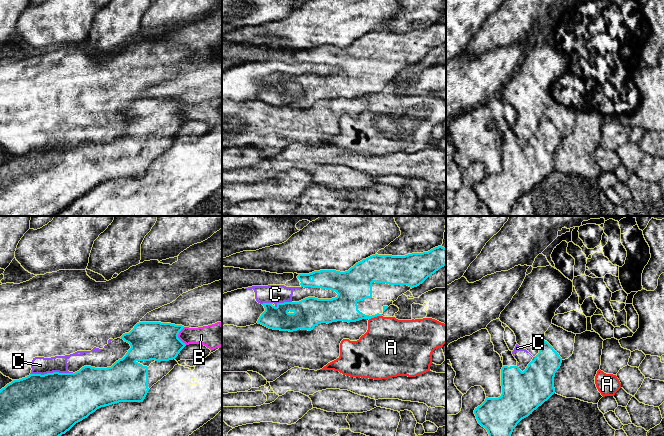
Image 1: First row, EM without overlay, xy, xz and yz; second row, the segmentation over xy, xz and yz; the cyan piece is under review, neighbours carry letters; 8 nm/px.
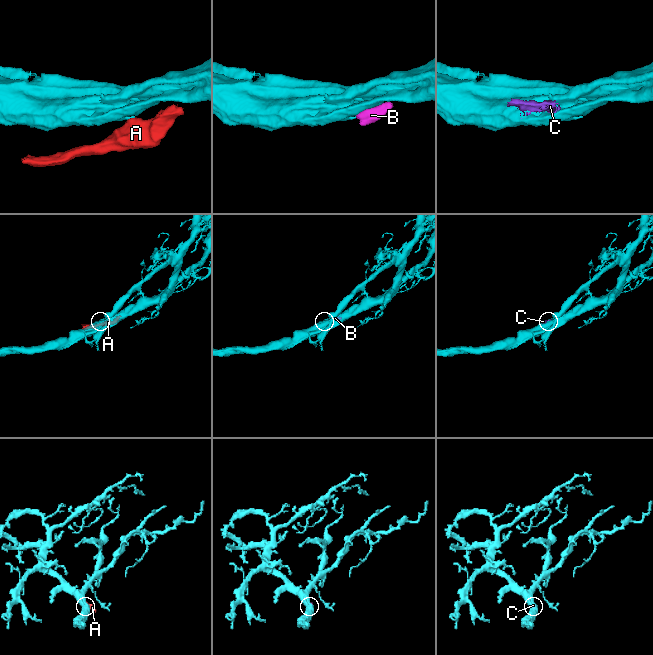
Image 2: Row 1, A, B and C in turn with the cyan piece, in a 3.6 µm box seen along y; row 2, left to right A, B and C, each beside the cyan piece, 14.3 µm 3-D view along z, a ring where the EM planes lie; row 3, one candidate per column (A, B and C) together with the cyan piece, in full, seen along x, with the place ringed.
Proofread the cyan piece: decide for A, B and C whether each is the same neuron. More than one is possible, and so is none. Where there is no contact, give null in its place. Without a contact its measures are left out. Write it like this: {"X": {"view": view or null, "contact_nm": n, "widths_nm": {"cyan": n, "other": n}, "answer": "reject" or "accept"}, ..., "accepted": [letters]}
{"A": {"view": "xz", "contact_nm": 110, "widths_nm": {"cyan": 200, "other": 420}, "answer": "reject"}, "B": {"view": "xy", "contact_nm": 150, "widths_nm": {"cyan": 300, "other": 160}, "answer": "reject"}, "C": {"view": "xy", "contact_nm": 340, "widths_nm": {"cyan": 500, "other": 140}, "answer": "reject"}, "accepted": []}

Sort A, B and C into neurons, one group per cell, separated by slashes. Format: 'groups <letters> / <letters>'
groups A / B / C

